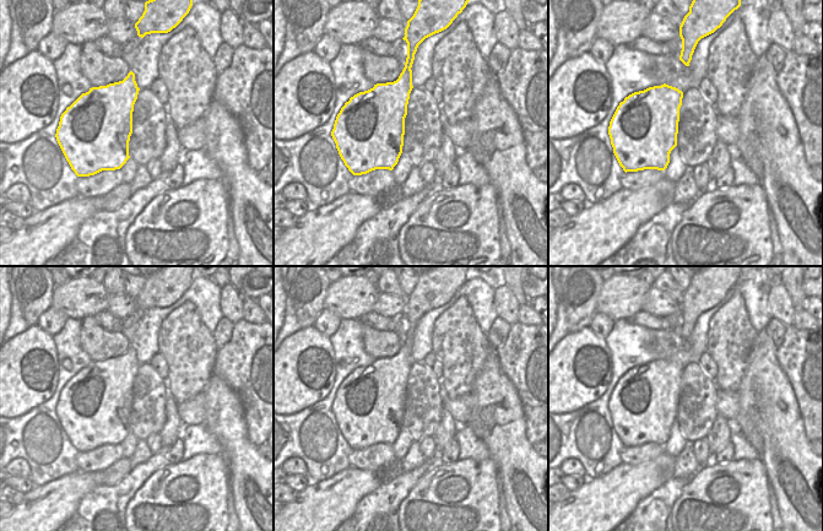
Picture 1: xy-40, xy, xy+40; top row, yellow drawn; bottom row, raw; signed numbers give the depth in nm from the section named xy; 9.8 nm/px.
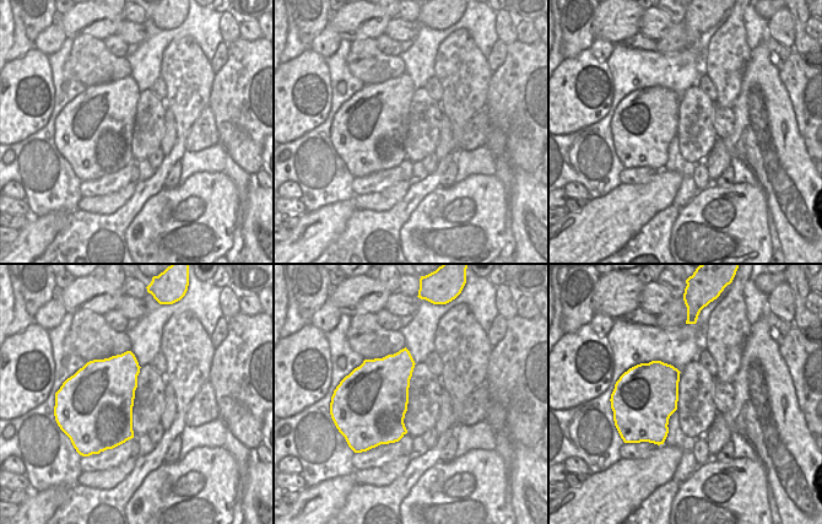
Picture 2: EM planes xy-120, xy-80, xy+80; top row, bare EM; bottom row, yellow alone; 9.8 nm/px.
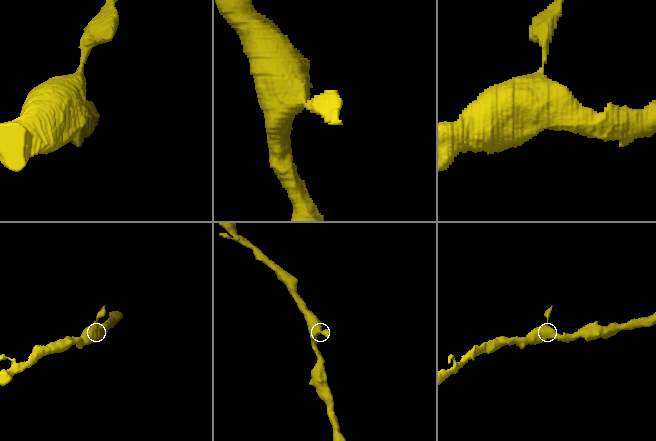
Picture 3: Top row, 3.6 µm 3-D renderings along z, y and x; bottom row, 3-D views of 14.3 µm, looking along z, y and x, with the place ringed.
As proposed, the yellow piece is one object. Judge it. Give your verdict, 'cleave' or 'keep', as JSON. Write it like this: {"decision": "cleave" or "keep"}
{"decision": "keep"}

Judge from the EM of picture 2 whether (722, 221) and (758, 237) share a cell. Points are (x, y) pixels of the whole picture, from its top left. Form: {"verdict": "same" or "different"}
{"verdict": "same"}

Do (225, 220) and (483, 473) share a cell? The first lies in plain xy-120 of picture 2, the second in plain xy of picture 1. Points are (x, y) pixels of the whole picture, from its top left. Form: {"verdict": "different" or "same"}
{"verdict": "same"}

